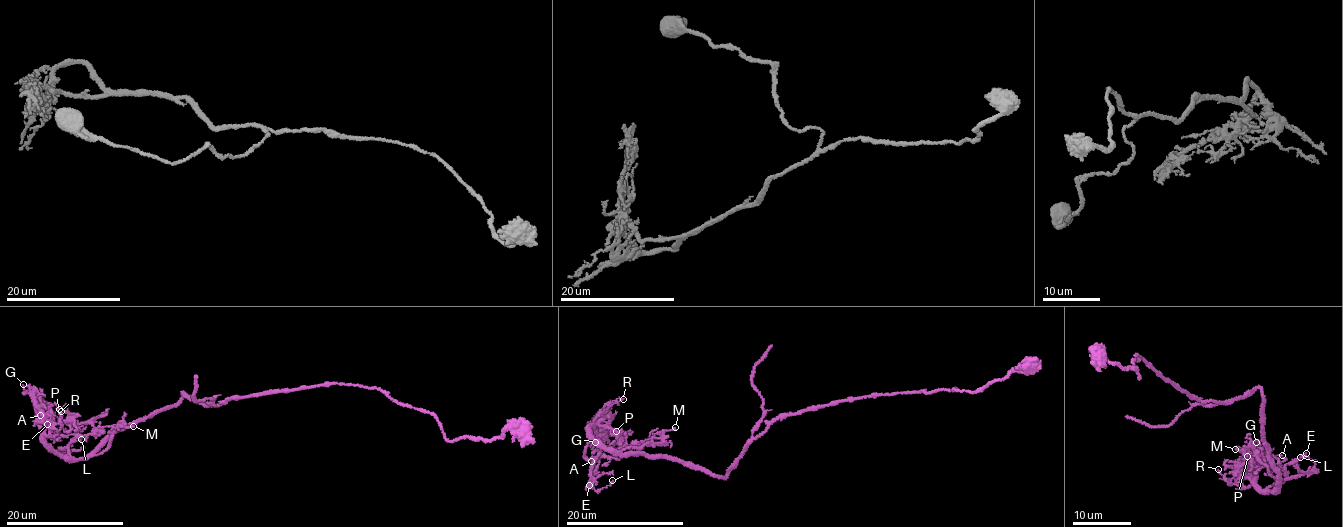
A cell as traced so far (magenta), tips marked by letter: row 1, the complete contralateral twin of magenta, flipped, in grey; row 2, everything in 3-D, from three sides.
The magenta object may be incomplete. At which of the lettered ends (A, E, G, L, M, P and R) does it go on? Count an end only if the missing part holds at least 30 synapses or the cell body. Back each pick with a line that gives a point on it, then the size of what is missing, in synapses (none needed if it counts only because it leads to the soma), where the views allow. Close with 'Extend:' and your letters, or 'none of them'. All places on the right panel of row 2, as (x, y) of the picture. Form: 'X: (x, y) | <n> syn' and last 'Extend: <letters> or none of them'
Extend: none of them

